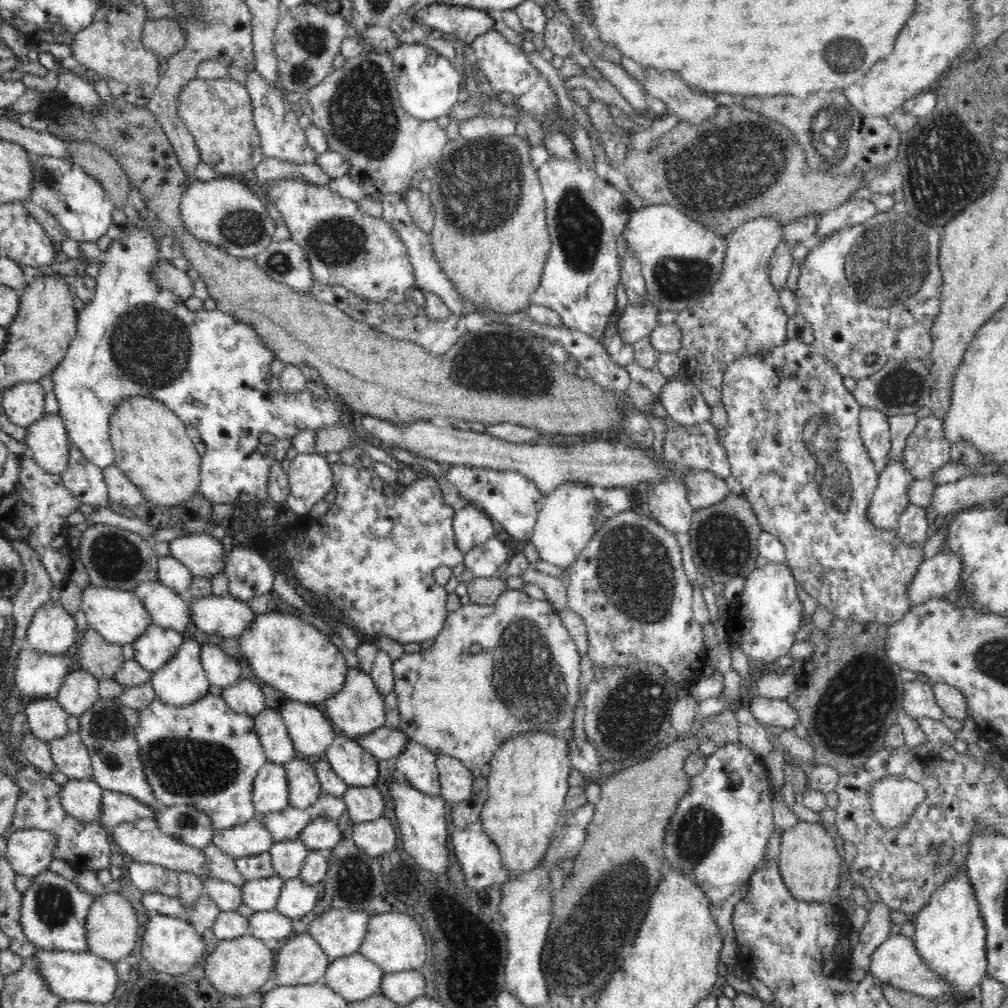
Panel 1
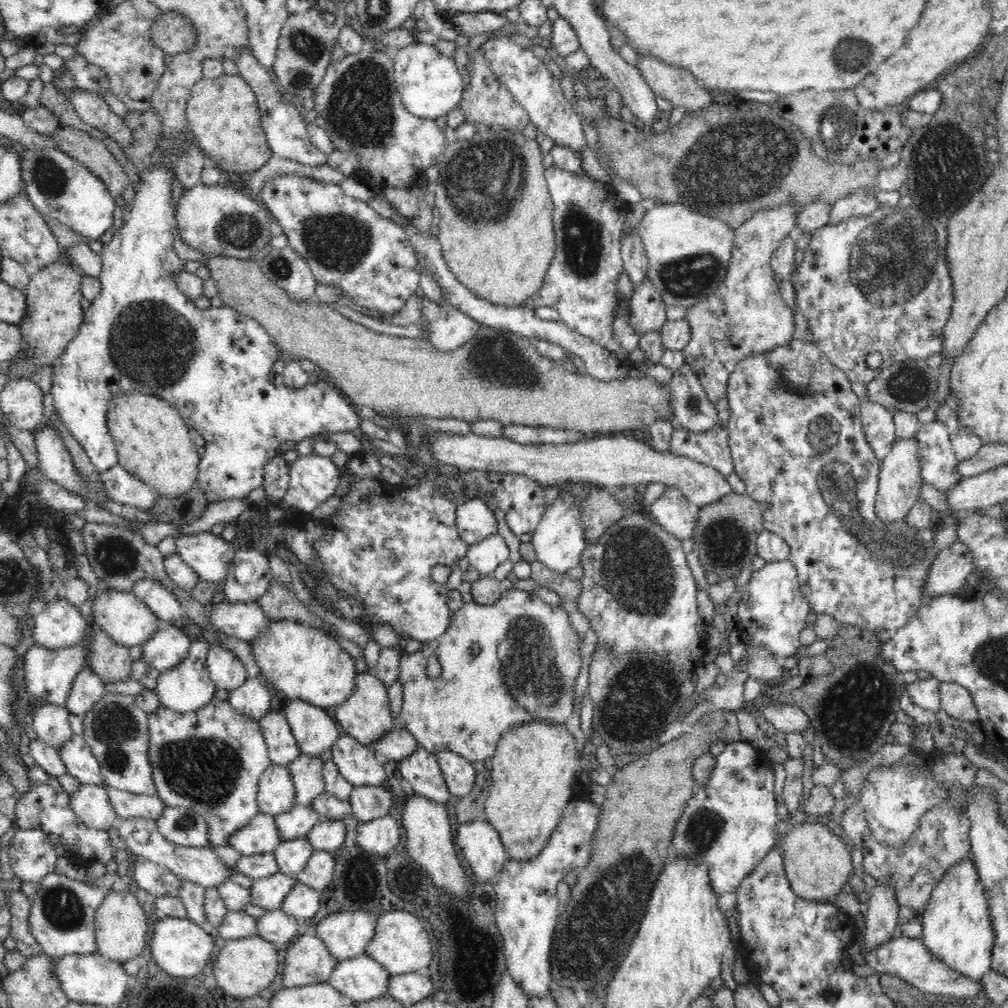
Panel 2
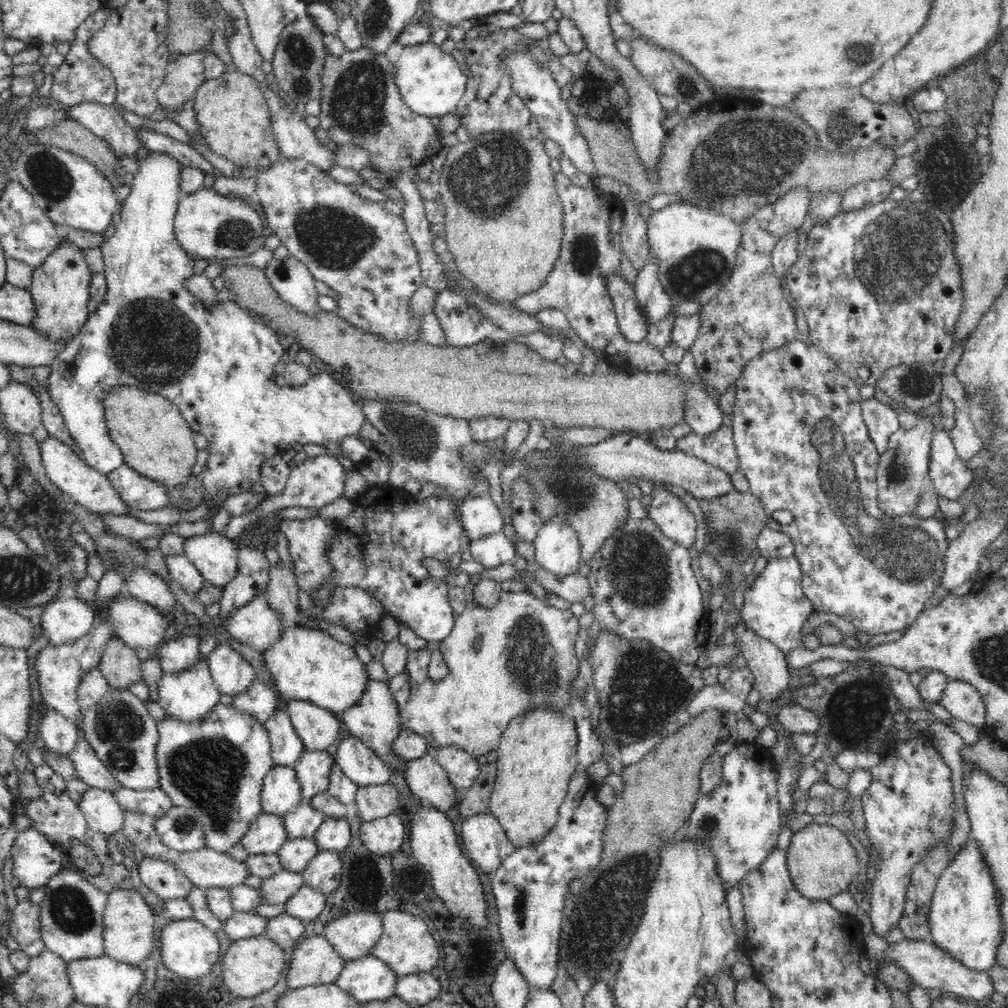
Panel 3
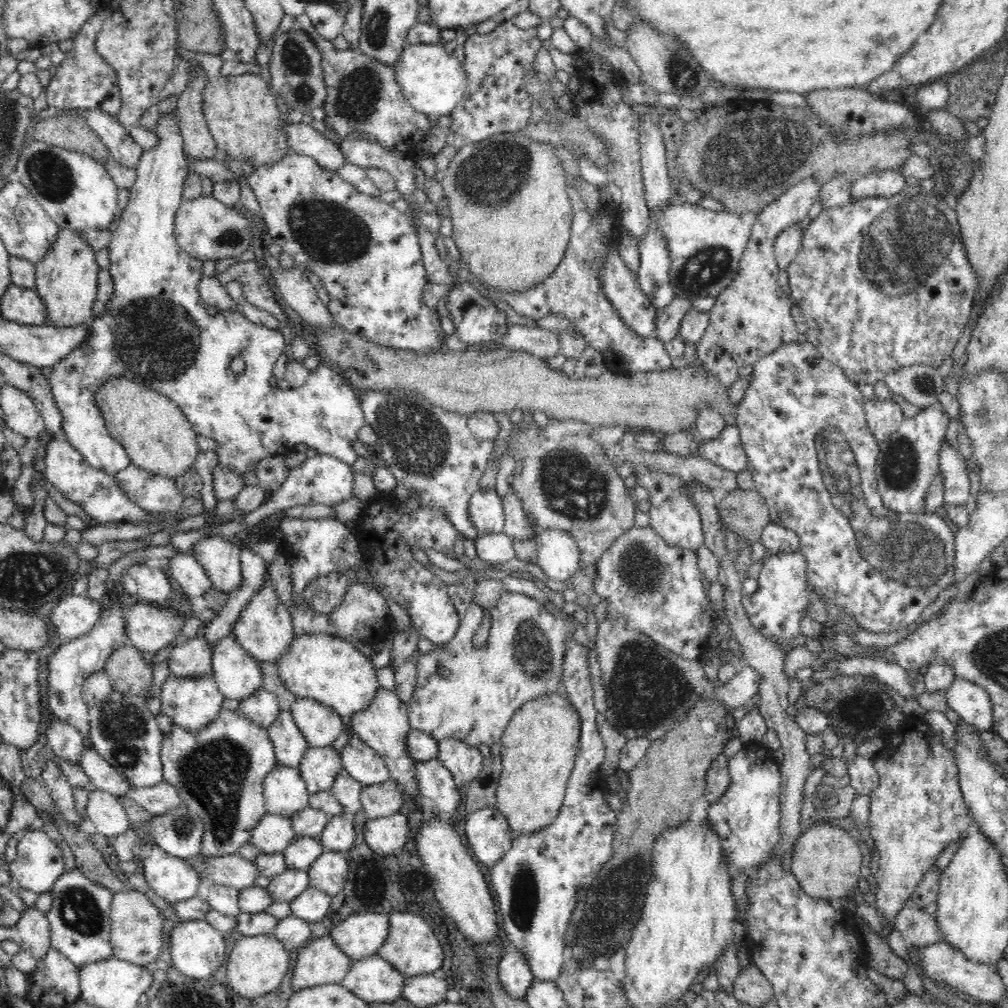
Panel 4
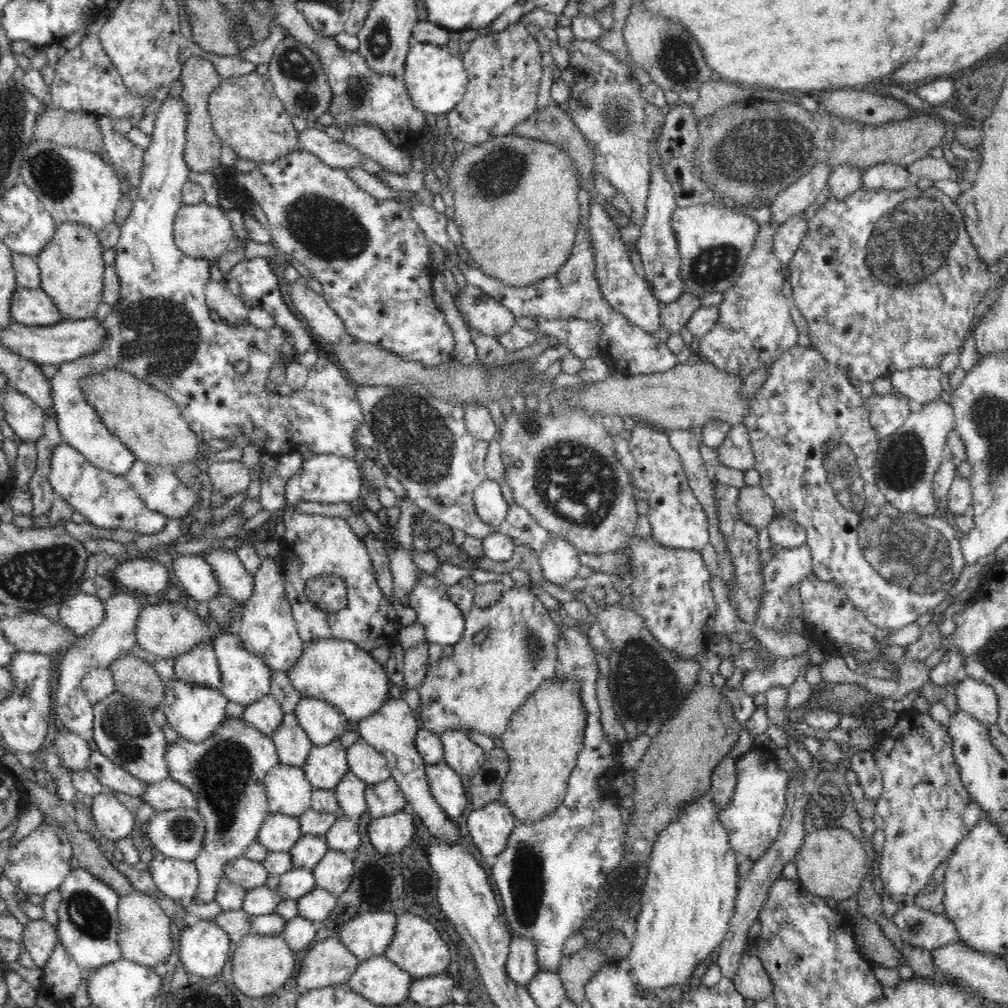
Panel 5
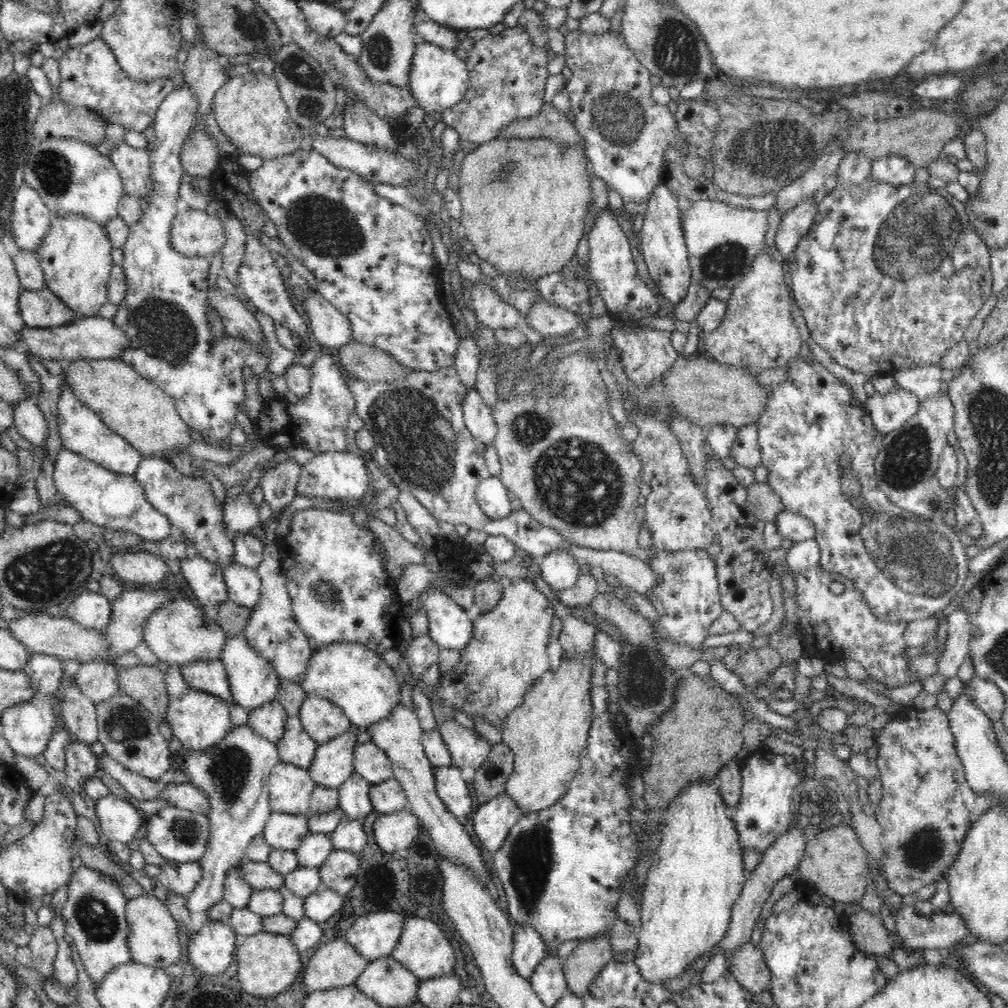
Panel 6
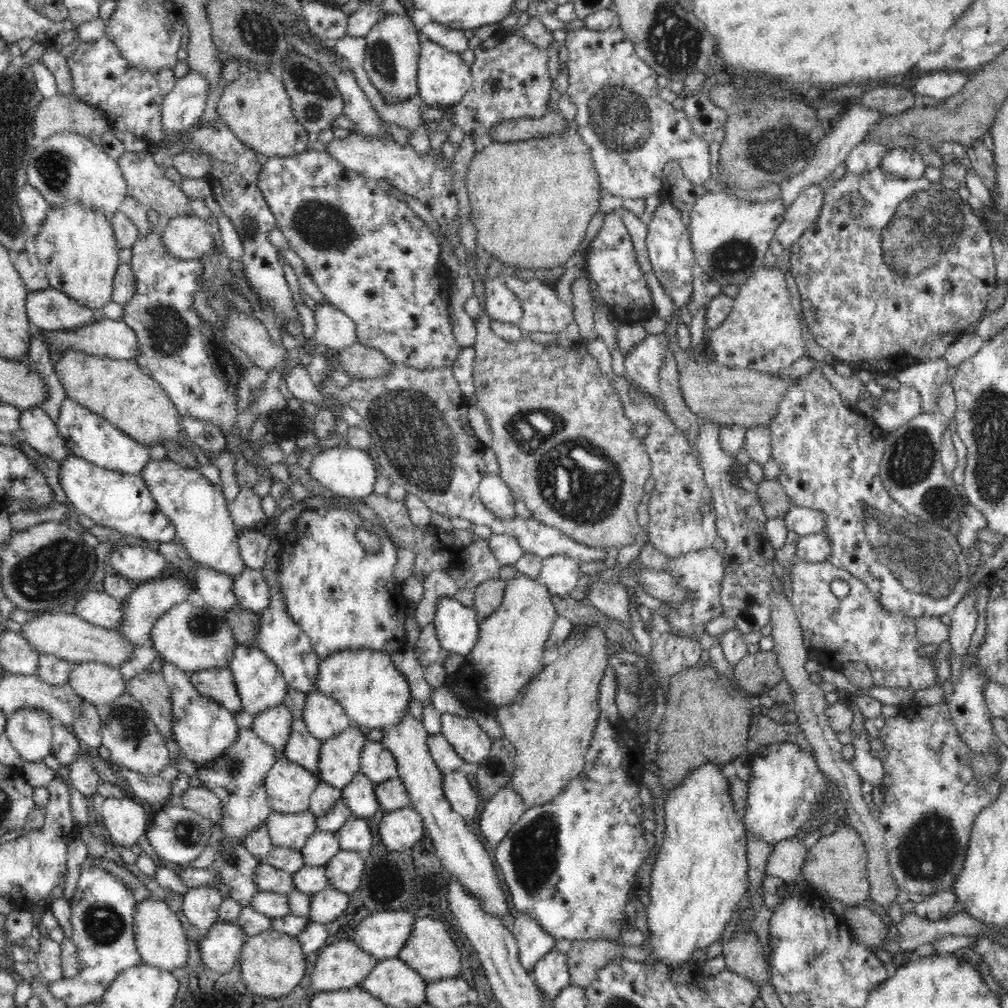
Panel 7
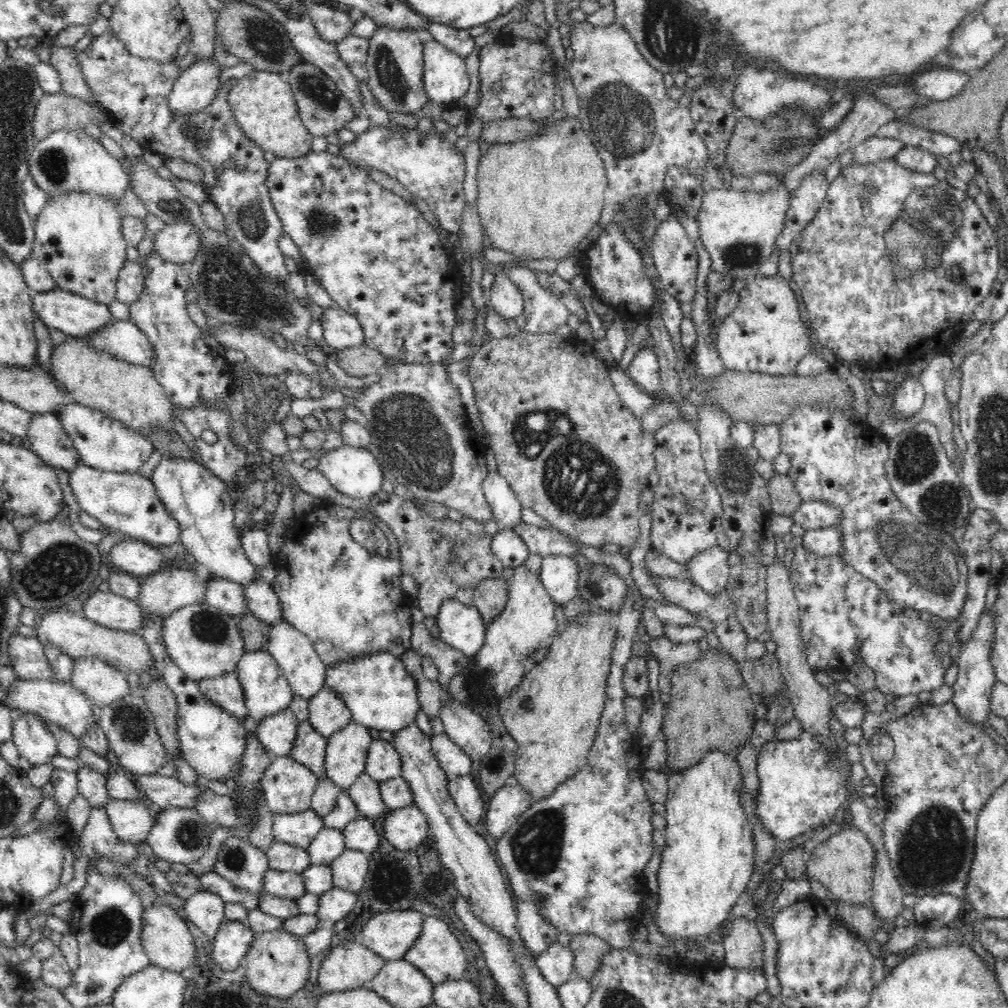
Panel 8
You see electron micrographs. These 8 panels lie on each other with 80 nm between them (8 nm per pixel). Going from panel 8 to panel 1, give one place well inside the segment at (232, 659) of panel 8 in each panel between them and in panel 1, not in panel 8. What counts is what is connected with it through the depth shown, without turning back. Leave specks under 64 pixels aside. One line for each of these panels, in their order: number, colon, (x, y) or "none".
1: (119, 616)
2: (121, 615)
3: (137, 624)
4: (150, 628)
5: (167, 629)
6: (180, 633)
7: (191, 638)

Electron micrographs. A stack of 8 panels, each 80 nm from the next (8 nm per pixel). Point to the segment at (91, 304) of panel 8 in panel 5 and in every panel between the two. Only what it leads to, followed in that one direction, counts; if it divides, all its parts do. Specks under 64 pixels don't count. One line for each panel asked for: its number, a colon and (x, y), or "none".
5: (30, 307)
6: (42, 308)
7: (49, 309)

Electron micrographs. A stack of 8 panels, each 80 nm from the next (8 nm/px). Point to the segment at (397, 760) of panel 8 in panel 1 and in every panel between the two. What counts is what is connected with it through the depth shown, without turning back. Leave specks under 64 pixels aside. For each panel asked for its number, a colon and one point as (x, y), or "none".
1: (351, 762)
2: (356, 762)
3: (361, 764)
4: (364, 764)
5: (369, 765)
6: (370, 761)
7: (377, 763)

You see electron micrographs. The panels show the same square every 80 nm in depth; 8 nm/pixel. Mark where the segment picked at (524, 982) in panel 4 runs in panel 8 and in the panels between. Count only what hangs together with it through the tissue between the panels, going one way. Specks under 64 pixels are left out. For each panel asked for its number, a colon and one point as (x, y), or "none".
5: (521, 967)
6: (529, 949)
7: (533, 942)
8: (537, 934)

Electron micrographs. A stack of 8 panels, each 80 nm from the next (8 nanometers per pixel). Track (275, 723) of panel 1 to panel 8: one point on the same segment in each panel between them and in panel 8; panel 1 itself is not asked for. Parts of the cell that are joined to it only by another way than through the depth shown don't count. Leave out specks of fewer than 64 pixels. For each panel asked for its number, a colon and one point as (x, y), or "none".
2: (282, 747)
3: (286, 746)
4: (290, 744)
5: (293, 745)
6: (297, 747)
7: (302, 748)
8: (309, 747)

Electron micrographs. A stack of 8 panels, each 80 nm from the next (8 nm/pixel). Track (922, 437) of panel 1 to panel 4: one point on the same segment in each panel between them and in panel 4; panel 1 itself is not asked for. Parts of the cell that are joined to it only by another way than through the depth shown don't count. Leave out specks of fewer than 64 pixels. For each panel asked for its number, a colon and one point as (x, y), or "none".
2: (938, 462)
3: (950, 476)
4: (954, 472)

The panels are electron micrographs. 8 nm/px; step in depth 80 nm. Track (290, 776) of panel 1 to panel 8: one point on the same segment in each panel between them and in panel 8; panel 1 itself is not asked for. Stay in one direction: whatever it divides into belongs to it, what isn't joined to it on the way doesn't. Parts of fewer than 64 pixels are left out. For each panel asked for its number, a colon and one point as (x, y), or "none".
2: (306, 771)
3: (312, 770)
4: (318, 769)
5: (325, 766)
6: (332, 764)
7: (339, 761)
8: (345, 756)

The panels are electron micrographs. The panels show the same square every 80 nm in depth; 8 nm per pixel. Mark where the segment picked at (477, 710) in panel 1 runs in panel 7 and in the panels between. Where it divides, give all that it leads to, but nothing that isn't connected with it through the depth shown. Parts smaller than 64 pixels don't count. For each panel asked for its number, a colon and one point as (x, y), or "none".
2: (529, 659)
3: (527, 659)
4: (524, 656)
5: (480, 687)
6: (506, 655)
7: (509, 651)

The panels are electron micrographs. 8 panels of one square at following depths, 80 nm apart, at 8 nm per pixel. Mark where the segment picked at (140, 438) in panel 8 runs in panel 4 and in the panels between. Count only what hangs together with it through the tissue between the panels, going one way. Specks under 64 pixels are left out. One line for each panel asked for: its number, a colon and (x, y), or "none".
4: (157, 330)
5: (160, 329)
6: (82, 431)
7: (86, 434)

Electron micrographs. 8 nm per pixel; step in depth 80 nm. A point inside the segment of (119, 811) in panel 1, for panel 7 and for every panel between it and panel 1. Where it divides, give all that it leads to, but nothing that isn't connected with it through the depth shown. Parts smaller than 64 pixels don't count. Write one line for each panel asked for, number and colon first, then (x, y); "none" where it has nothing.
2: (125, 804)
3: (155, 802)
4: (156, 800)
5: (167, 795)
6: (184, 795)
7: (199, 799)

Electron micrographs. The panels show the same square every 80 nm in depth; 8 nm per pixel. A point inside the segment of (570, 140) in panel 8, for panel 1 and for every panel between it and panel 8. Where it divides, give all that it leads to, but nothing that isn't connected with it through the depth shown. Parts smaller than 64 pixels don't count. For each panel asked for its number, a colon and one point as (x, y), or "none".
1: (490, 238)
2: (496, 233)
3: (503, 217)
4: (511, 216)
5: (516, 205)
6: (524, 201)
7: (531, 201)

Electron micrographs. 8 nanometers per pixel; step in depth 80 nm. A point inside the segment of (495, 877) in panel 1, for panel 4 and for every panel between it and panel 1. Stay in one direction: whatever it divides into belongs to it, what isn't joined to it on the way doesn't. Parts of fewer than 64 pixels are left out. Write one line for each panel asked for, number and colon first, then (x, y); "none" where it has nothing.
2: (481, 845)
3: (485, 840)
4: (490, 837)

